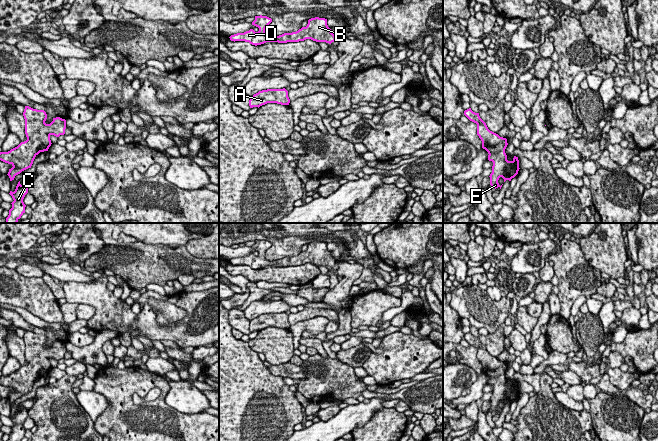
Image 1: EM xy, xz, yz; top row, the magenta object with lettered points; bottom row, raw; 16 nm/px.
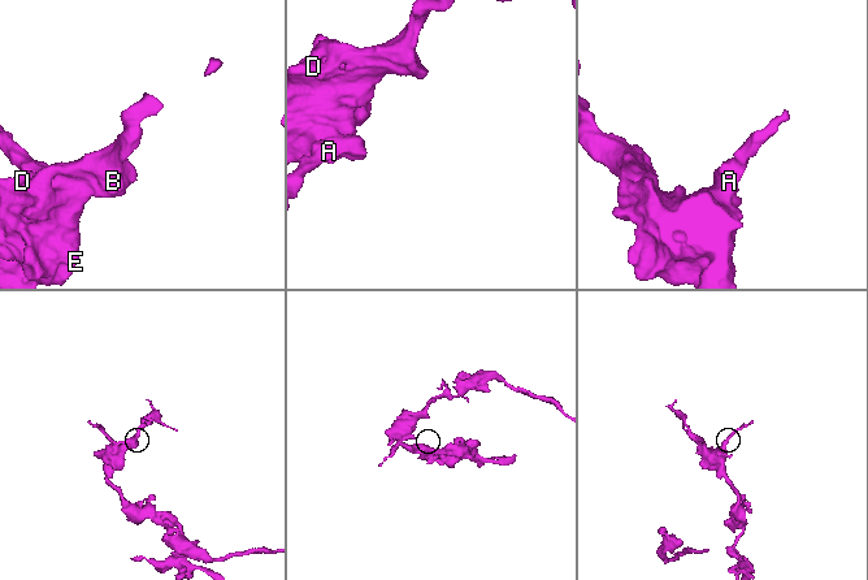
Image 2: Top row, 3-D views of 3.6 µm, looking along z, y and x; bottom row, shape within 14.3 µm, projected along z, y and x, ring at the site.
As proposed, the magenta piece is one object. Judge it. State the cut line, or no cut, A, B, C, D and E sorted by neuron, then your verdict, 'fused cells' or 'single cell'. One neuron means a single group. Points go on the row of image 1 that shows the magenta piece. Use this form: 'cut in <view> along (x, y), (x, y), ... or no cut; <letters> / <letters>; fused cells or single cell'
no cut; A B C D E; single cell

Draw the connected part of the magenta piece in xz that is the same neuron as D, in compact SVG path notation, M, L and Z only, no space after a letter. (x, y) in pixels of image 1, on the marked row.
M255 16L255 20L252 22L252 25L259 28L258 32L250 29L249 31L246 31L244 33L231 35L229 38L234 42L245 41L255 46L264 44L266 42L287 43L304 41L306 39L331 44L336 40L336 37L328 27L327 19L325 18L311 18L308 20L308 24L306 27L302 27L296 32L284 33L272 38L265 34L265 29L271 22L272 19L267 16Z

